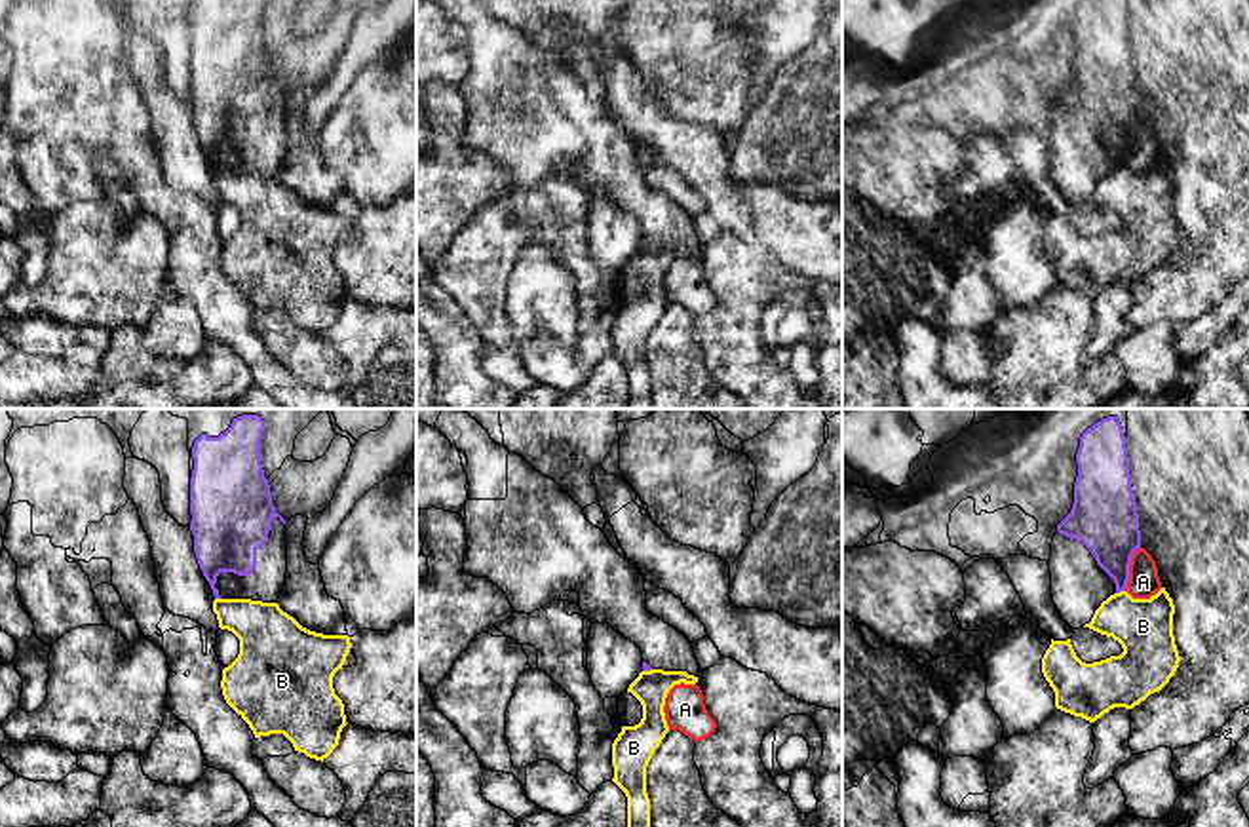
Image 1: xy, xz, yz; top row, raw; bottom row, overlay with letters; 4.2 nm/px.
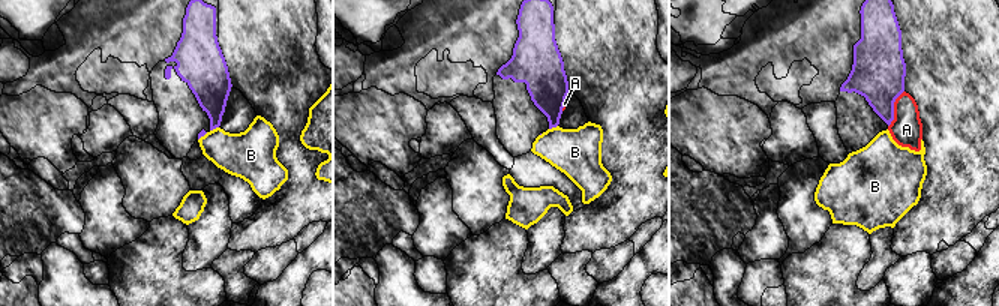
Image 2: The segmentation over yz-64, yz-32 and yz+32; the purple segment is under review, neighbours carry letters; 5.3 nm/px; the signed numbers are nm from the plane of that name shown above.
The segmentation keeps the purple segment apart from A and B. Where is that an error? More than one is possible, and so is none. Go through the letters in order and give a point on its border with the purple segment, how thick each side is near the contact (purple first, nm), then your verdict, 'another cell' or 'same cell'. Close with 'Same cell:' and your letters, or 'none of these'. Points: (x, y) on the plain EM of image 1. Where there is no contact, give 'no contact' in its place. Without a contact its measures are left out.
A: yz (1128, 143) | 280/130 nm | another cell
B: yz (1120, 164) | 240/240 nm | another cell
Same cell: none of these

